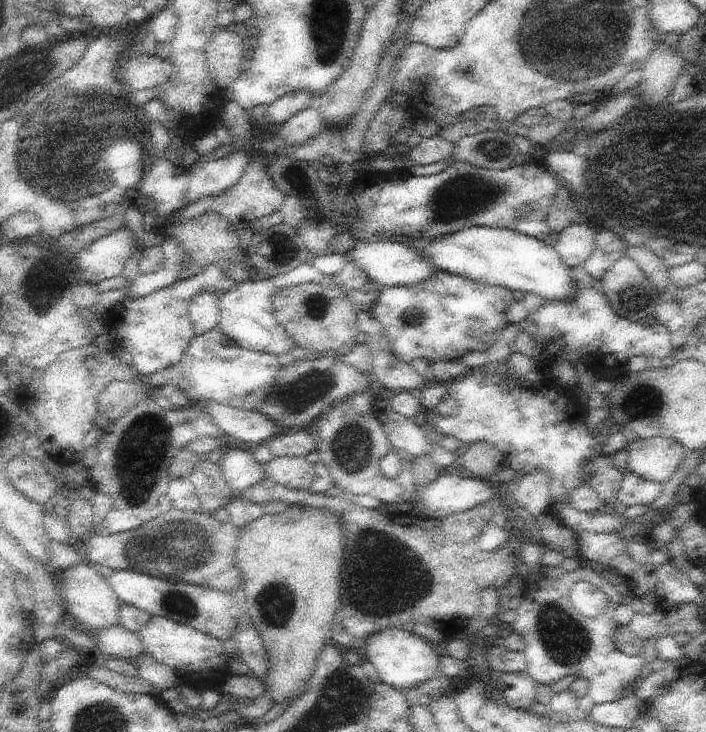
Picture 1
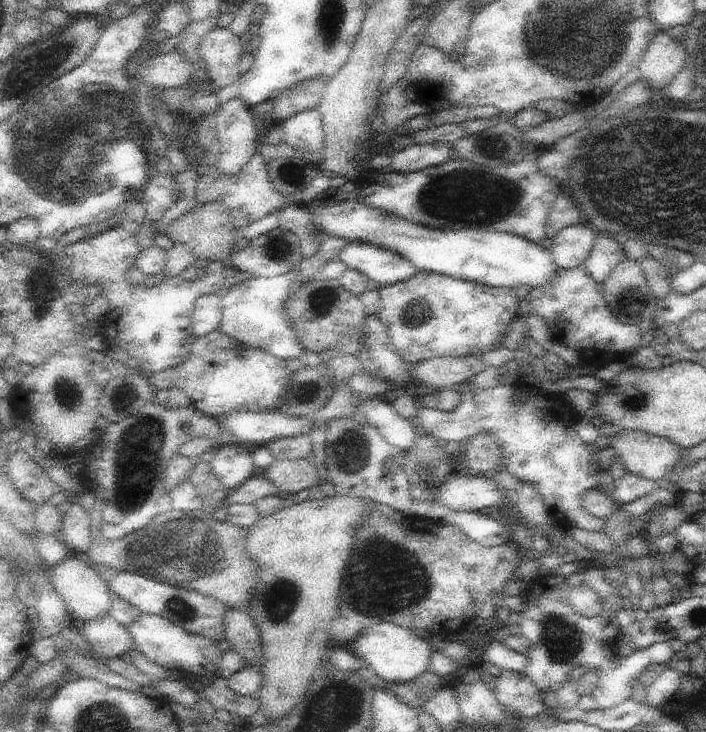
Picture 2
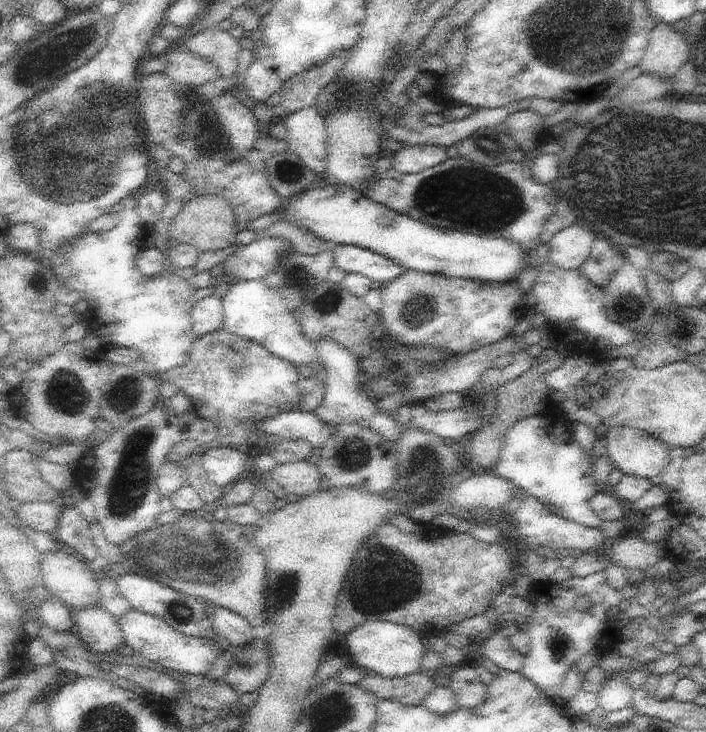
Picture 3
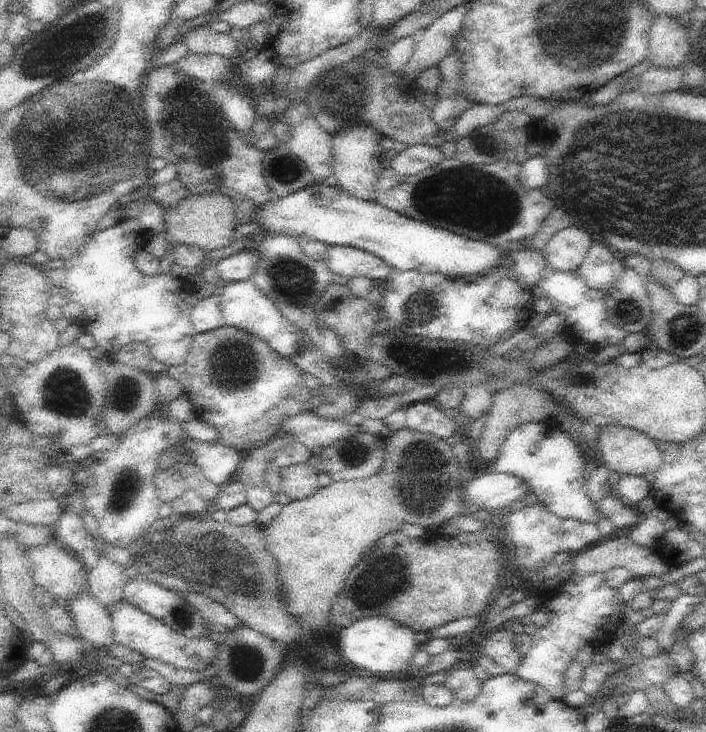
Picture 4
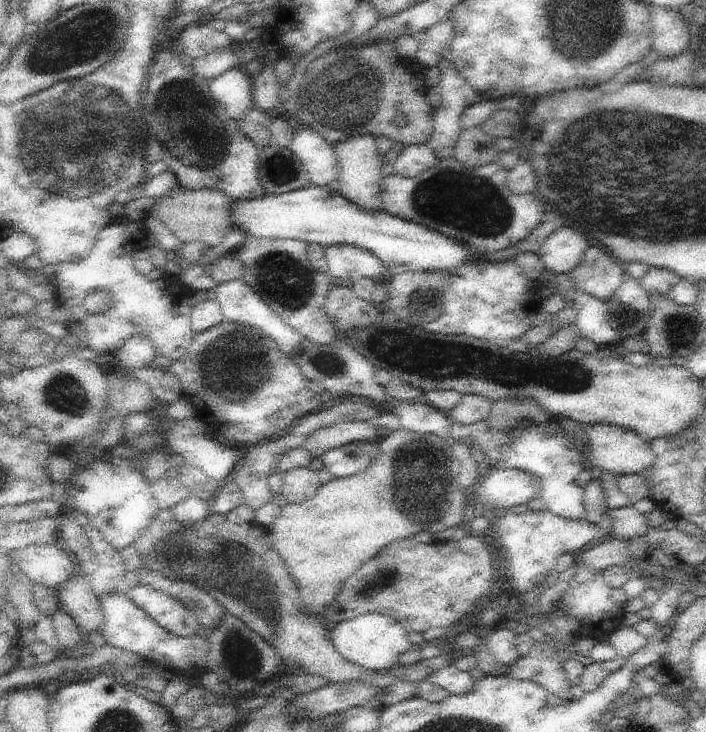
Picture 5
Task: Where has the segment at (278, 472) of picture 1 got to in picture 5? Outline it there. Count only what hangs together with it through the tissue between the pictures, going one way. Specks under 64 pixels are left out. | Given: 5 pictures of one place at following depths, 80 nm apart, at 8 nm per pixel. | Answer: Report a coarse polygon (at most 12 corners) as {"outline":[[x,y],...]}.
{"outline":[[299,467],[283,474],[279,492],[287,503],[314,498],[317,472]]}

